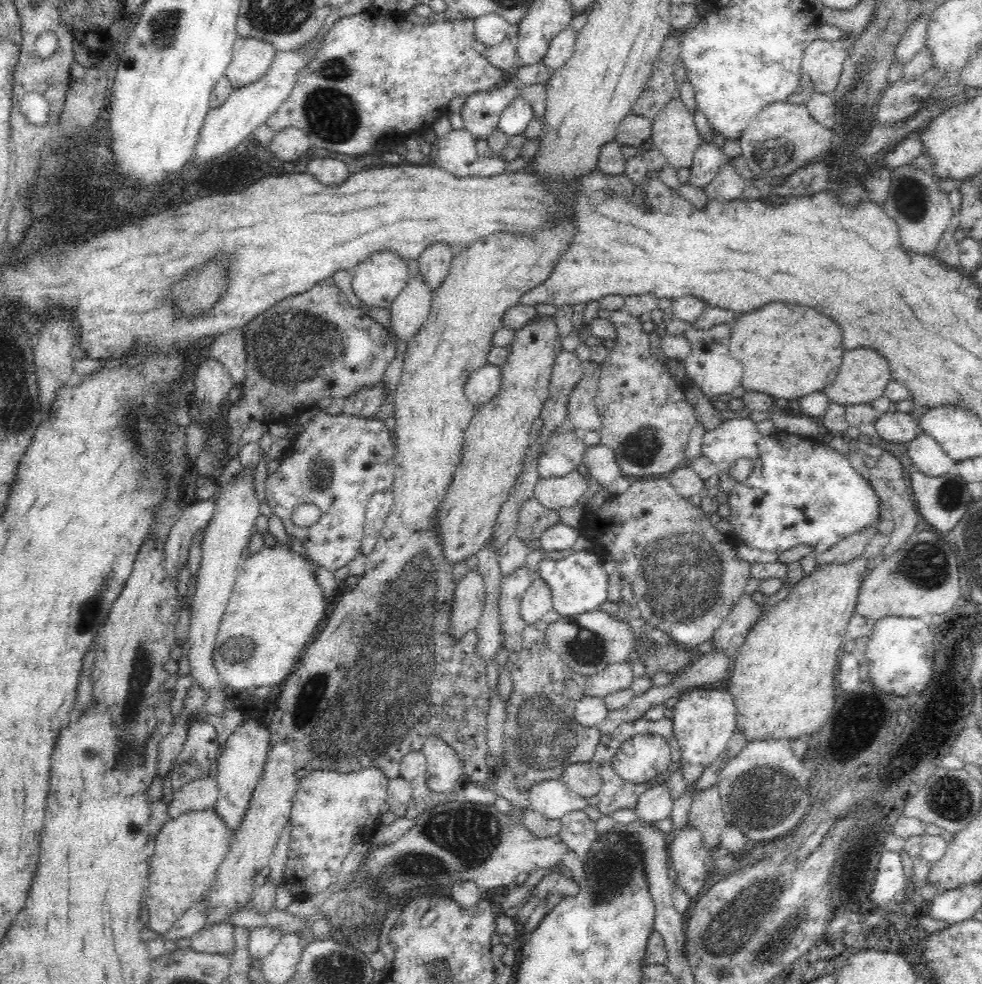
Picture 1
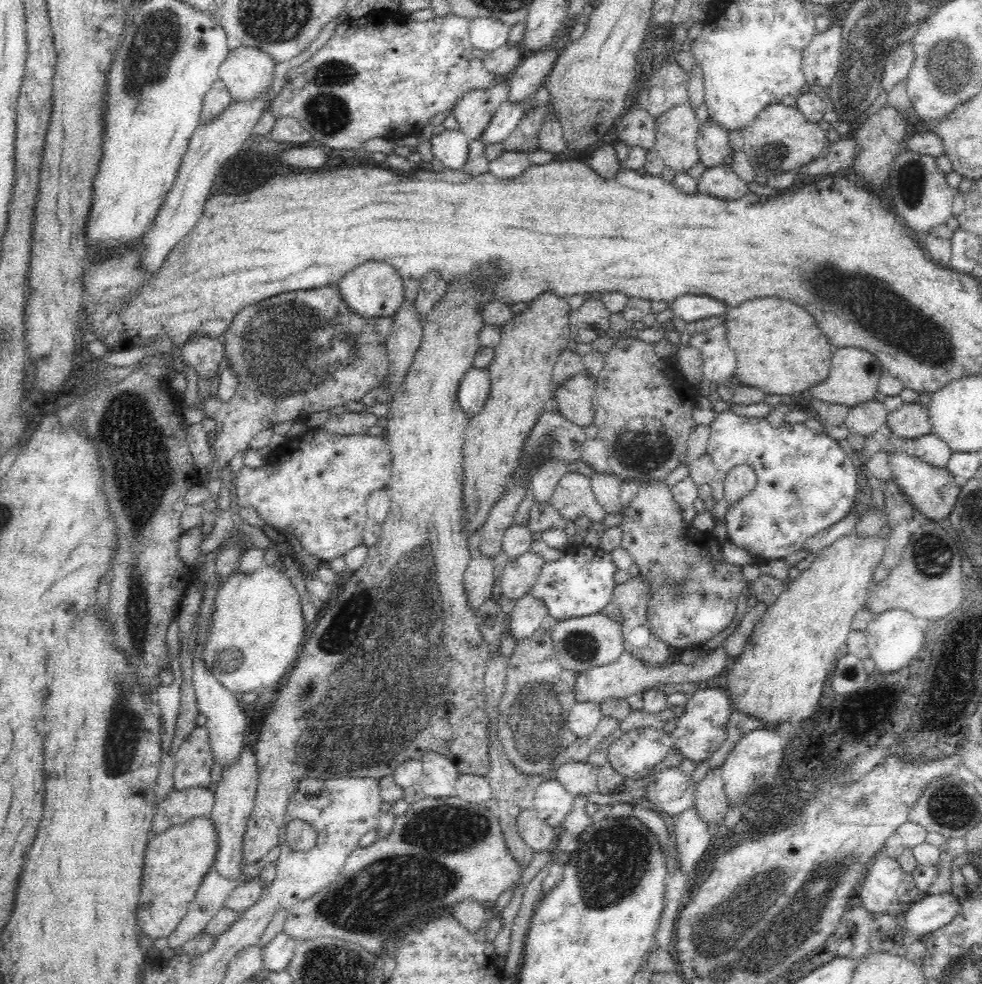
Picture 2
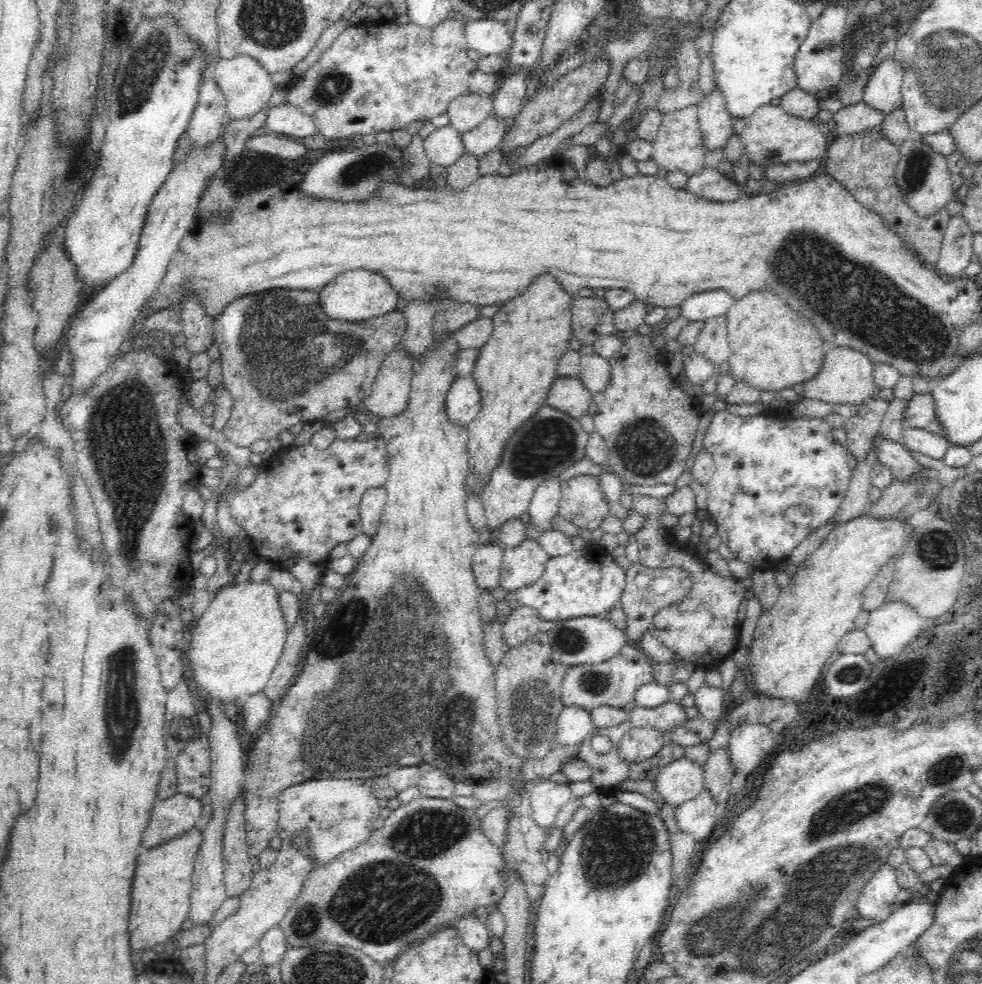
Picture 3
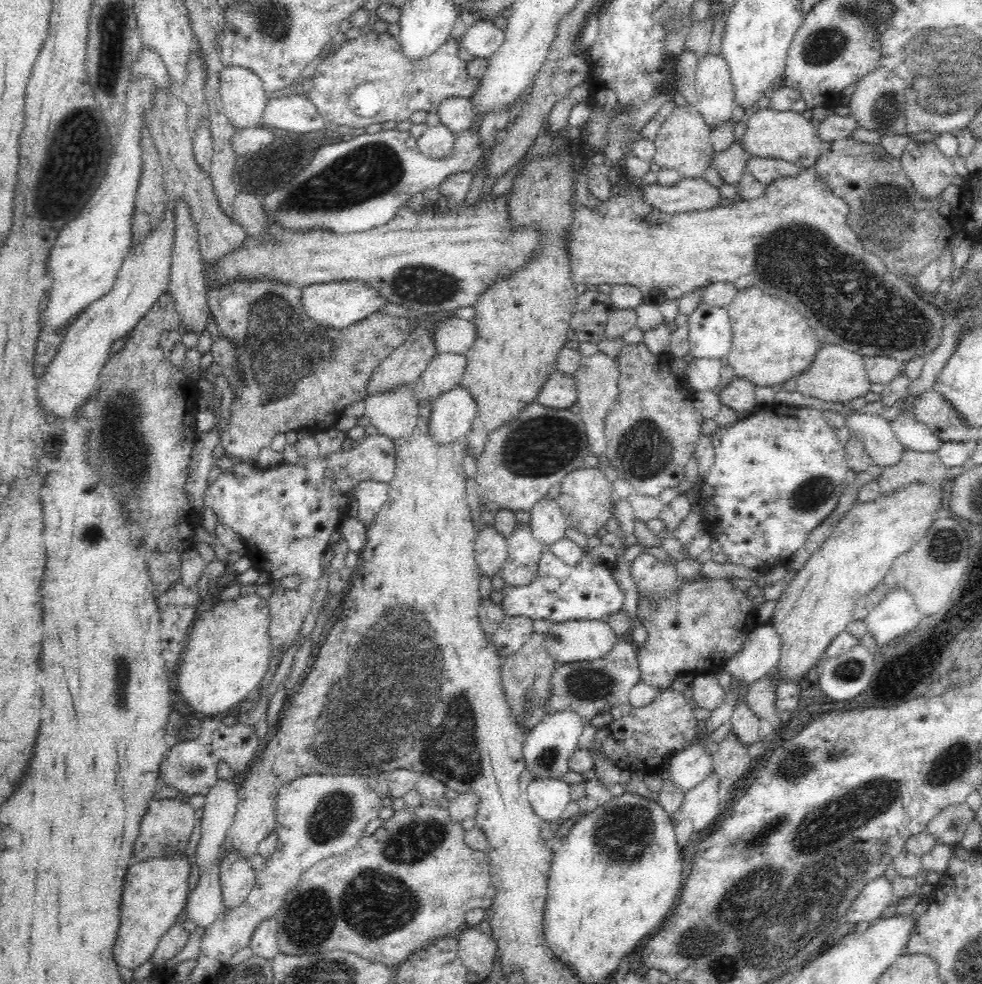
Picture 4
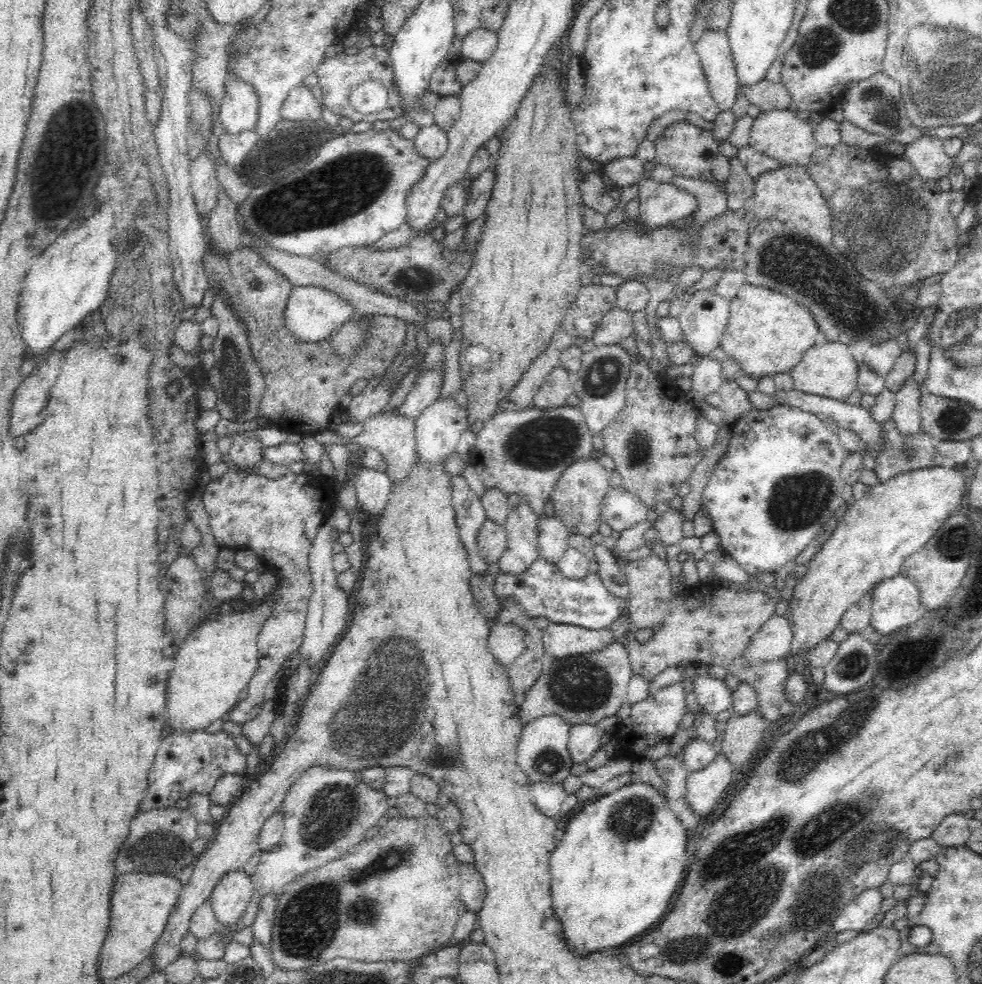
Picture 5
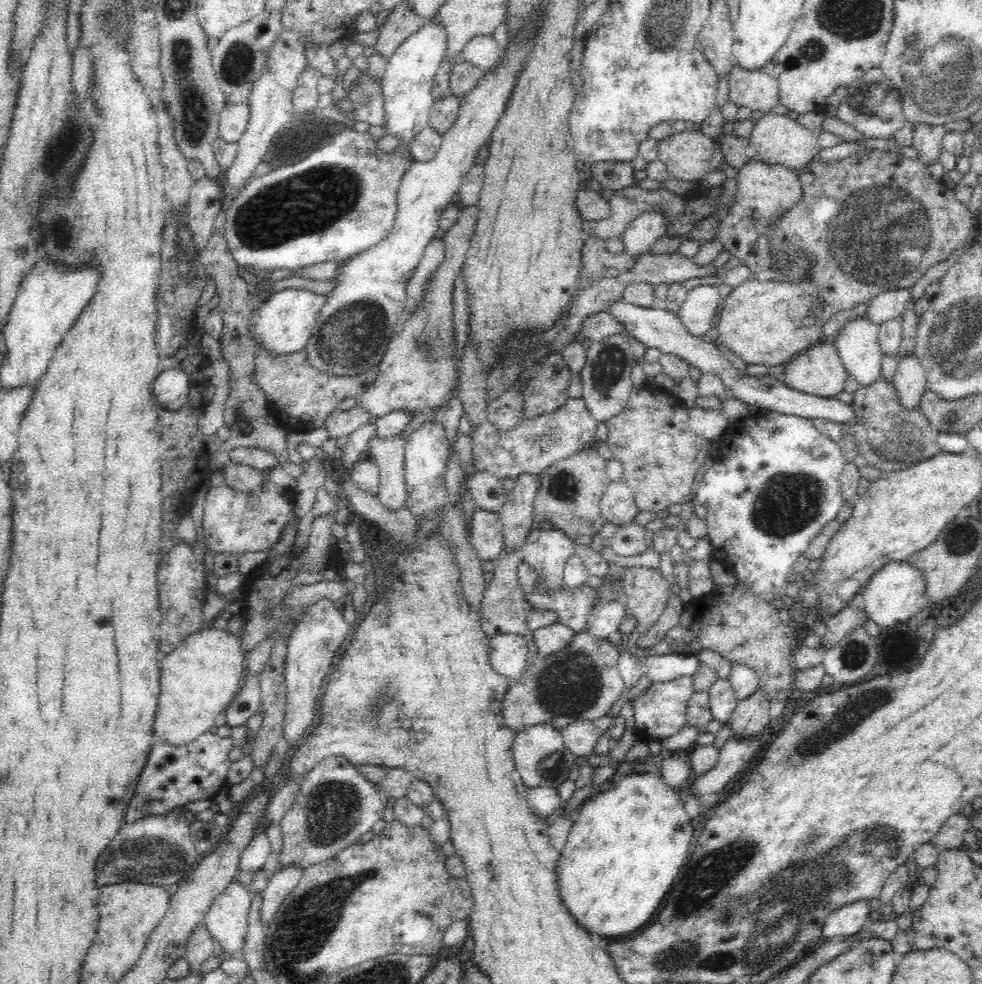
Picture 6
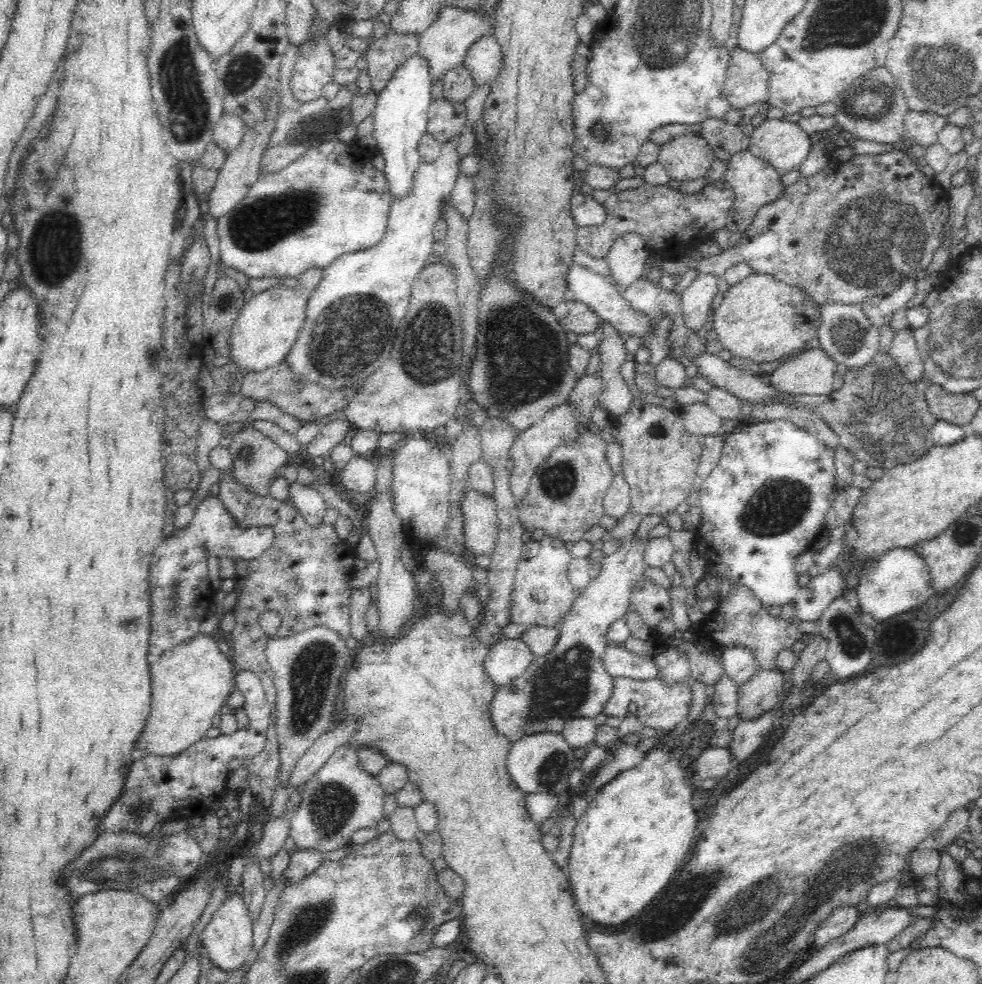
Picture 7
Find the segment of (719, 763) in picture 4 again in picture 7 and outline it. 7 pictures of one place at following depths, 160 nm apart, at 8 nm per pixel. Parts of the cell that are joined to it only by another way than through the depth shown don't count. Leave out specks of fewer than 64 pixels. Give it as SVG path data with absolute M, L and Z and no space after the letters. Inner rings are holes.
M760 668L743 684L738 685L741 719L756 718L771 711L783 696L784 671Z

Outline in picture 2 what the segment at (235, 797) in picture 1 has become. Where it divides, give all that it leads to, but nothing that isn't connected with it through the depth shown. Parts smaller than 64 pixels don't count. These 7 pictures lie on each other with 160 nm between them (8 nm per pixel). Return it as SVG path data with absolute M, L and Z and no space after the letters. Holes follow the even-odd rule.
M250 745L243 746L239 752L238 760L222 770L222 779L217 784L215 791L215 803L210 812L216 836L218 848L215 856L215 869L220 876L228 880L243 878L243 838L246 832L249 818L255 803L259 770L256 767L254 749Z

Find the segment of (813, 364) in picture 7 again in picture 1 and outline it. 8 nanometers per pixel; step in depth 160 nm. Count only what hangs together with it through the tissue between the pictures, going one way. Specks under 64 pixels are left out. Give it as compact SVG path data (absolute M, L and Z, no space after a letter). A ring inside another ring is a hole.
M860 347L842 352L842 362L837 371L836 378L822 390L830 402L841 405L866 404L884 395L886 385L891 380L888 361L875 350Z

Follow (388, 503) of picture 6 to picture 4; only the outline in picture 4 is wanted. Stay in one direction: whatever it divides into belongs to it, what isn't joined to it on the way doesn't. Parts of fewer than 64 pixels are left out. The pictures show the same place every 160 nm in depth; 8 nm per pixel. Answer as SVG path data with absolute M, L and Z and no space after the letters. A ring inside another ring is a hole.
M410 386L366 397L364 402L366 418L380 434L392 439L394 444L398 439L411 439L419 417L419 406L412 397Z

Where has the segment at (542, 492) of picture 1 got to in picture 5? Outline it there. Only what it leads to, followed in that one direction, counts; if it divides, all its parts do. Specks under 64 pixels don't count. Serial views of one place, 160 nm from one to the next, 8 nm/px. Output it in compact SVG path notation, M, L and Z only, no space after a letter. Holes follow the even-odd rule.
M593 455L572 462L572 464L567 466L567 468L564 469L564 472L560 474L560 478L554 482L554 488L552 488L552 492L550 493L550 497L546 500L546 504L548 500L552 500L554 516L564 524L564 527L568 530L569 534L582 534L590 537L599 532L602 502L604 494L606 494L609 488L609 476L610 472L606 470Z

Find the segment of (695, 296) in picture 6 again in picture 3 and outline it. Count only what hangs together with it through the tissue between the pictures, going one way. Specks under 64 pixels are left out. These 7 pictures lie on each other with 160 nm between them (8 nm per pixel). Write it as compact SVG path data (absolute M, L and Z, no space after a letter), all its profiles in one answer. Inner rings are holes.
M720 314L702 321L702 330L693 344L694 352L705 356L718 368L732 354L728 338L727 315Z

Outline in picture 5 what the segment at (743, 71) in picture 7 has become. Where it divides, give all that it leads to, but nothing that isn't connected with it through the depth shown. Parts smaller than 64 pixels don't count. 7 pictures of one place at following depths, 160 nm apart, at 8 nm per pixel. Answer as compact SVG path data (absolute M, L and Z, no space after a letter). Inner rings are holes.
M766 78L753 86L740 85L737 94L746 97L750 105L756 105L761 112L785 110L792 103L788 90L781 83Z

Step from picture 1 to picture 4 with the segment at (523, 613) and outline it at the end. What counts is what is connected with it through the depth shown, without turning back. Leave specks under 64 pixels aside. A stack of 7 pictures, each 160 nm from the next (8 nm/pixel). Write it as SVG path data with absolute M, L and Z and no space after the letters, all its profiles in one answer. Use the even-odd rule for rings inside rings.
M508 616L494 631L491 643L501 658L508 658L523 649L528 638L535 632L532 618L524 616Z

